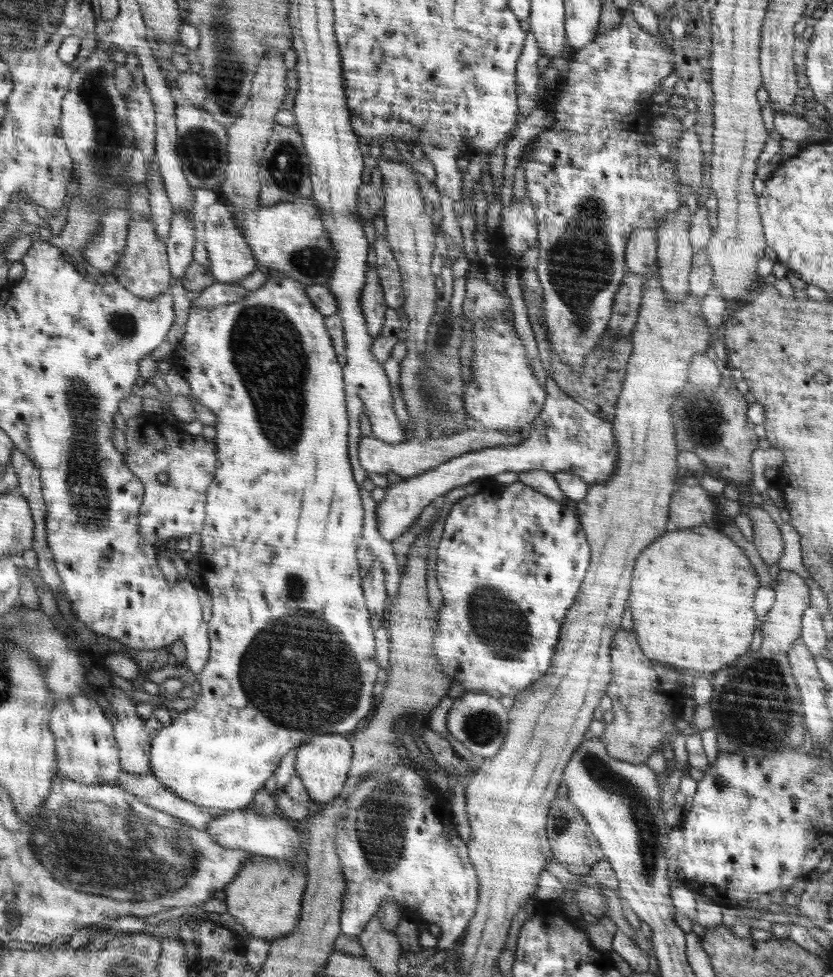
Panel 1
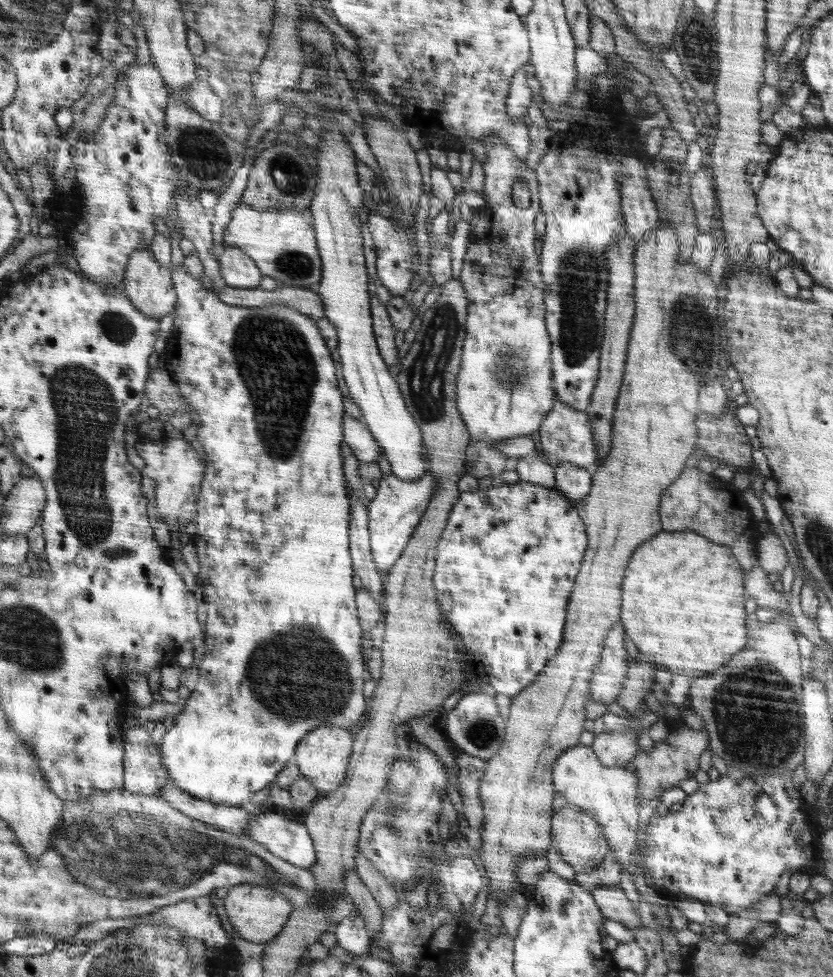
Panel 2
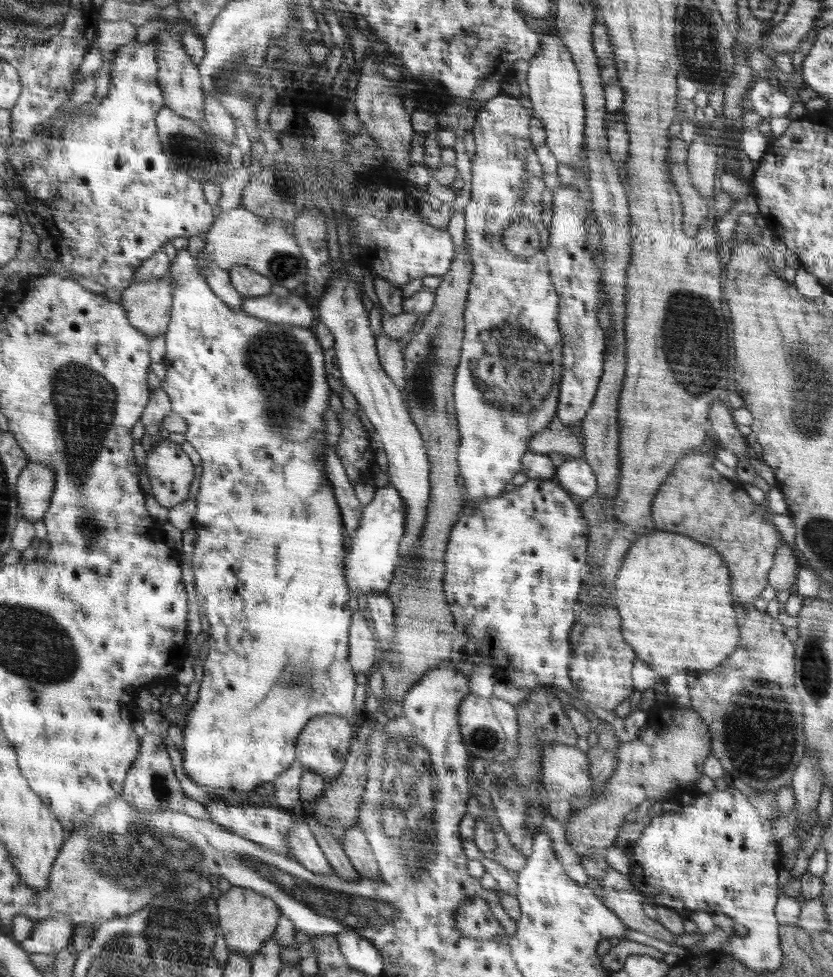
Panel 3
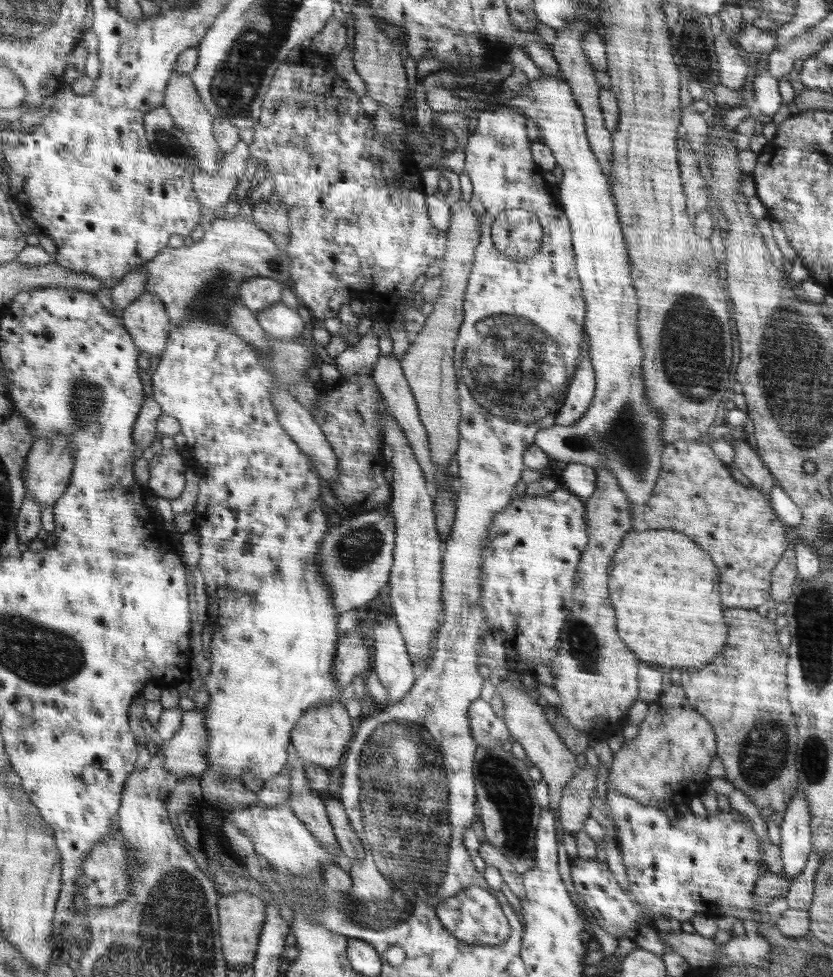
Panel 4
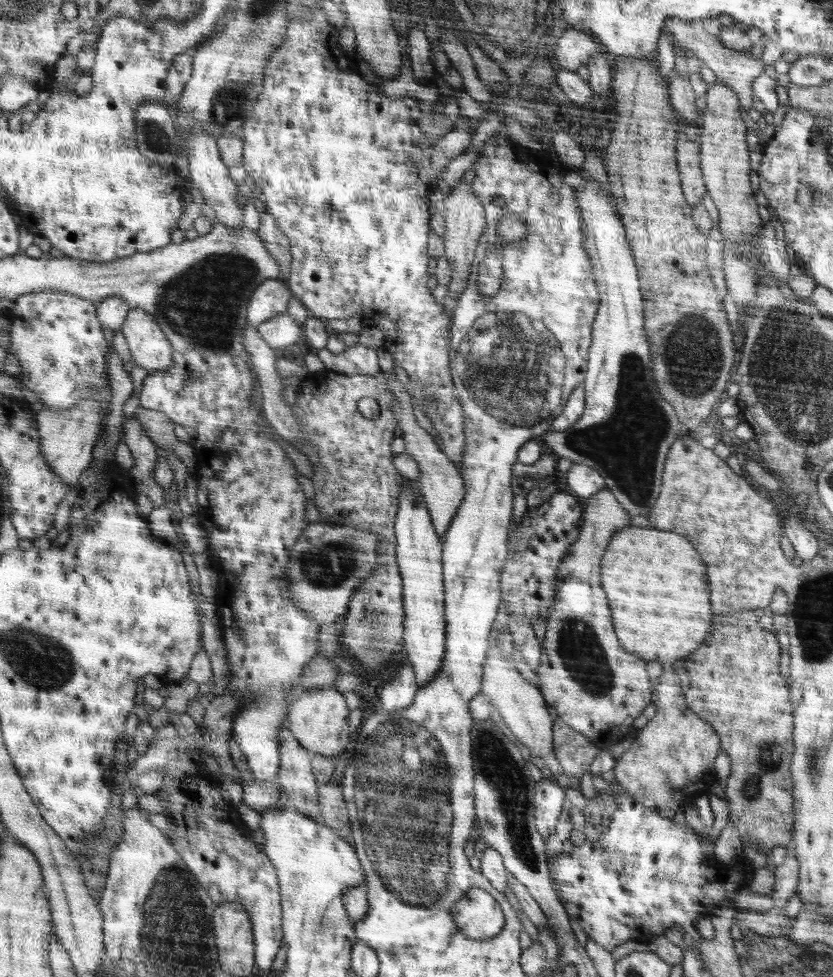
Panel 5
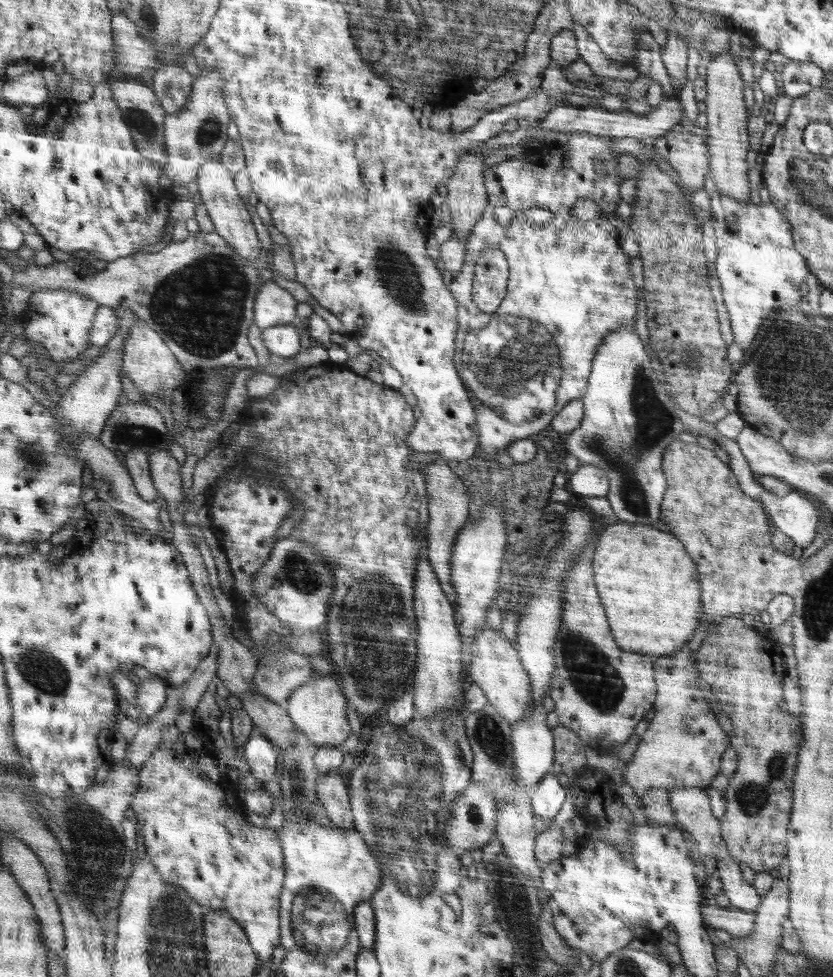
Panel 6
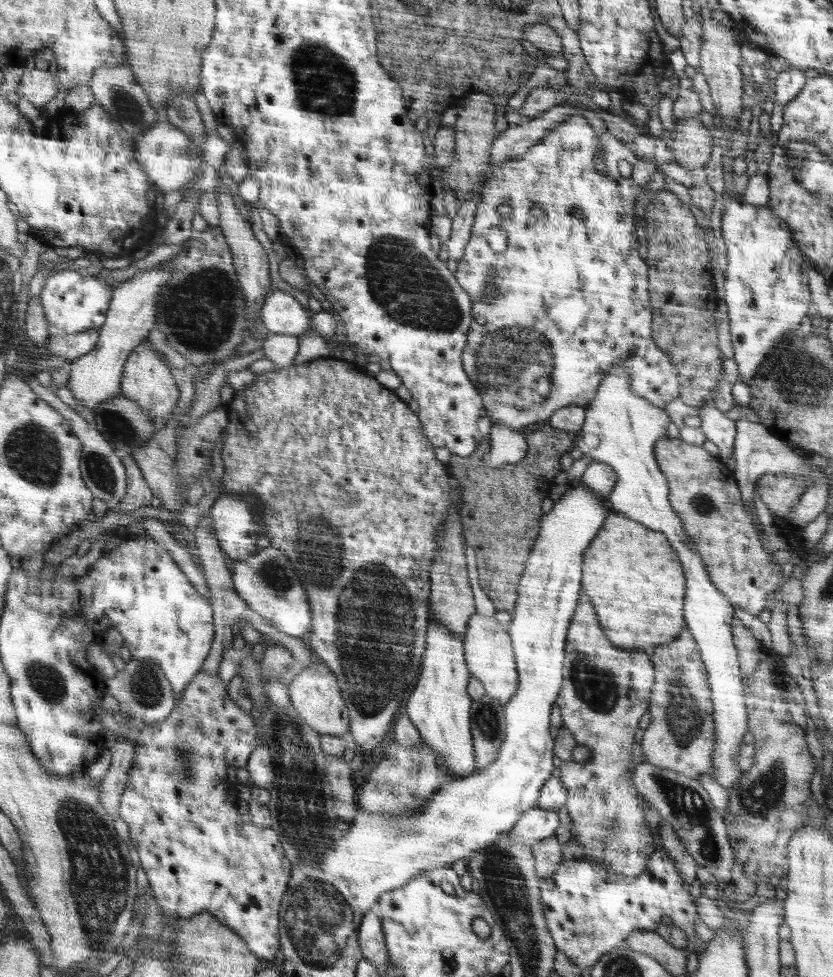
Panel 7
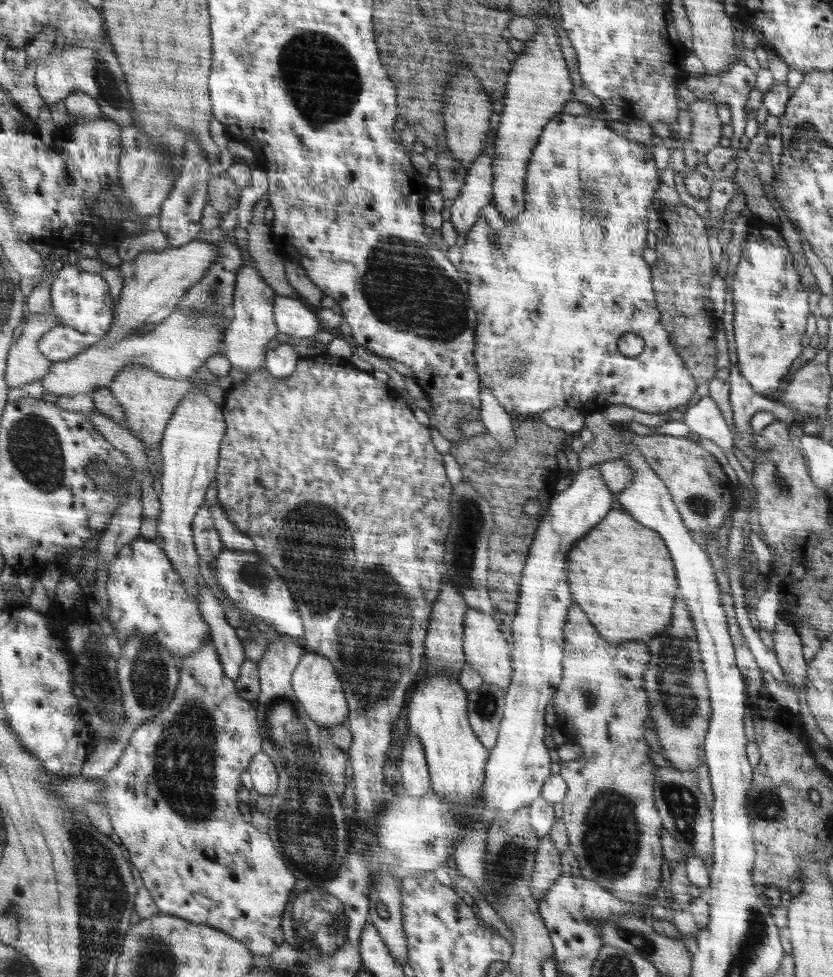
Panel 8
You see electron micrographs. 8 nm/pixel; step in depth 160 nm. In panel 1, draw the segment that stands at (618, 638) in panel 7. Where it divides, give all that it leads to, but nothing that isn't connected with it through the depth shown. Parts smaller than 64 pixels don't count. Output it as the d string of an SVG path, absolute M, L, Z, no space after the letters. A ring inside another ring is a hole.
M716 527L668 530L663 537L647 546L636 562L636 582L632 582L632 620L634 632L644 646L644 654L652 660L672 664L682 675L703 677L703 672L716 672L750 650L756 630L754 596L758 576L742 548Z

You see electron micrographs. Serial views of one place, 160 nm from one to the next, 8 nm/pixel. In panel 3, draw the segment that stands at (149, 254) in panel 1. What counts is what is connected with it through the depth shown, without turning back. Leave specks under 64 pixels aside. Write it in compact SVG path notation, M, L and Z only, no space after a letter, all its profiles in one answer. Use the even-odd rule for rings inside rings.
M166 278L138 281L123 291L122 305L126 307L132 324L151 339L166 334L171 326L175 308L174 284Z

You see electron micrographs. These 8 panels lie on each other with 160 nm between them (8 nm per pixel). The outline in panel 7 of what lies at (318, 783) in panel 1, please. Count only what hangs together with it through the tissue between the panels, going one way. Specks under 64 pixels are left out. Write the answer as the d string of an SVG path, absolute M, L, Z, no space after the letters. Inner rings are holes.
M314 659L309 667L304 667L292 679L290 685L290 699L295 709L302 715L308 726L314 727L322 736L334 734L344 736L348 734L349 712L346 700L340 696L340 688L336 682L336 675L331 667L326 666L322 660Z

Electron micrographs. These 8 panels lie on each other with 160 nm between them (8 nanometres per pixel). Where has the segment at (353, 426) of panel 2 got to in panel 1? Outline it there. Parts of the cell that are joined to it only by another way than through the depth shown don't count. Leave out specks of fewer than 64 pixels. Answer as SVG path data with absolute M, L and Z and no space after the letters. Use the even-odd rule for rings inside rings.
M467 428L465 431L450 434L449 436L427 437L426 440L414 438L398 444L385 443L373 436L365 437L361 435L358 452L360 464L367 473L386 475L387 472L394 472L394 474L406 479L416 474L422 474L432 467L436 468L436 466L440 466L440 464L444 464L447 460L456 458L461 454L496 446L514 446L522 439L519 430L514 431L512 434L506 434L505 431L486 428Z

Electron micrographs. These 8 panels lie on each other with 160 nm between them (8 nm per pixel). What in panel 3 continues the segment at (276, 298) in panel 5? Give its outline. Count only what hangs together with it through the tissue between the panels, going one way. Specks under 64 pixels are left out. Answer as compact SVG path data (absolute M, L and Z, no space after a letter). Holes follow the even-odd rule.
M236 266L229 270L232 286L243 298L260 298L271 292L273 282L259 271L245 266Z

